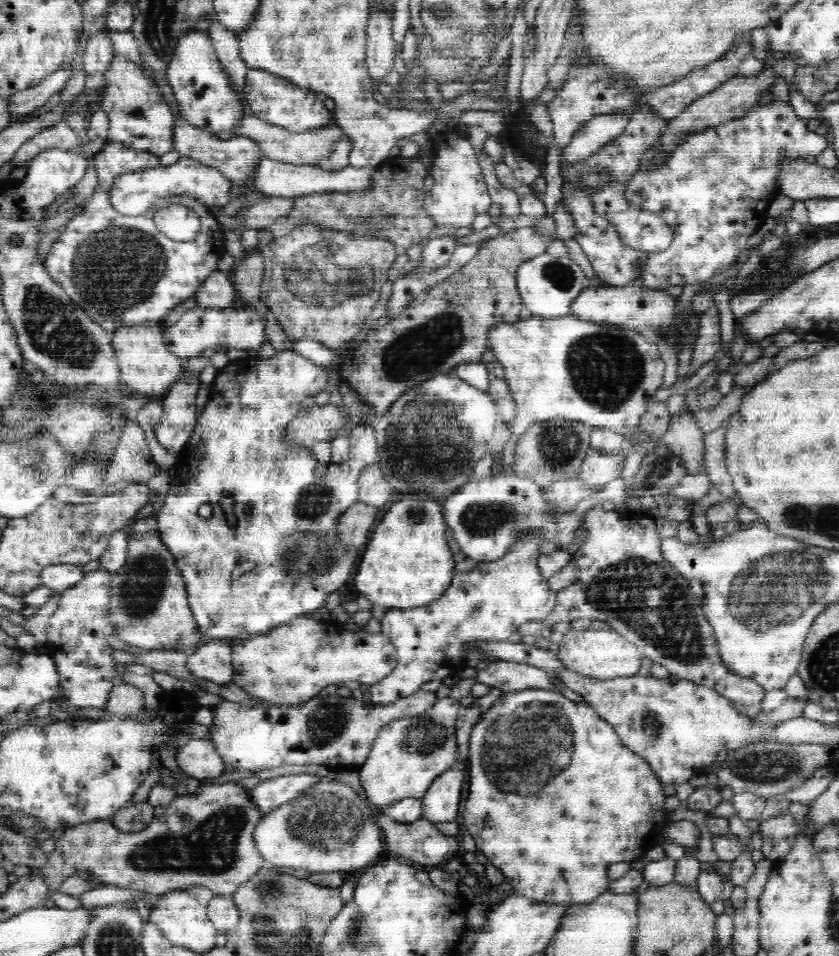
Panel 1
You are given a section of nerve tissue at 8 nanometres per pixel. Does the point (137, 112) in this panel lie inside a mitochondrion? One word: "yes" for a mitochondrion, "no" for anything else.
no

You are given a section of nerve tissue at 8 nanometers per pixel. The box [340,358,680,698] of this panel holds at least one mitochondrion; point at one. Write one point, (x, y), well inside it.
(428, 445)

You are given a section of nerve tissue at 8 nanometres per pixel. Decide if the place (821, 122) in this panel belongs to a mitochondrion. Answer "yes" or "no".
no

